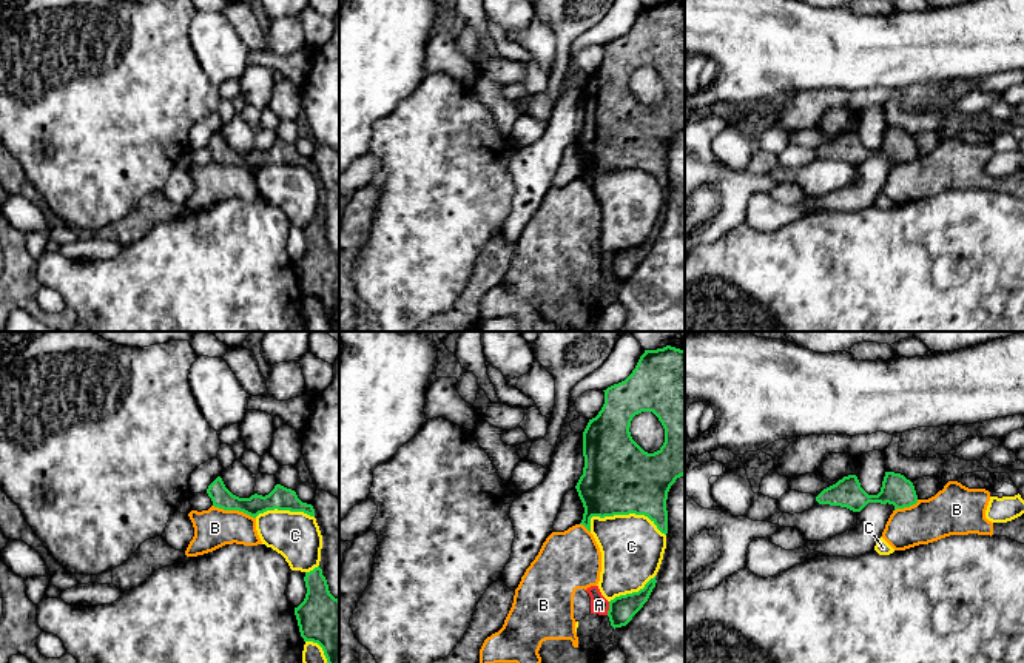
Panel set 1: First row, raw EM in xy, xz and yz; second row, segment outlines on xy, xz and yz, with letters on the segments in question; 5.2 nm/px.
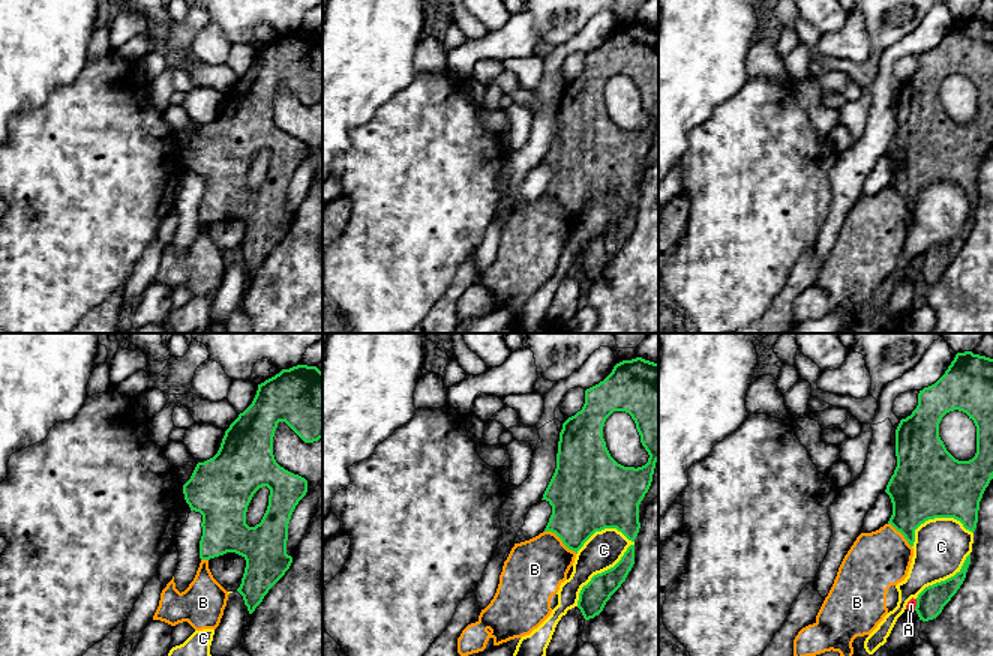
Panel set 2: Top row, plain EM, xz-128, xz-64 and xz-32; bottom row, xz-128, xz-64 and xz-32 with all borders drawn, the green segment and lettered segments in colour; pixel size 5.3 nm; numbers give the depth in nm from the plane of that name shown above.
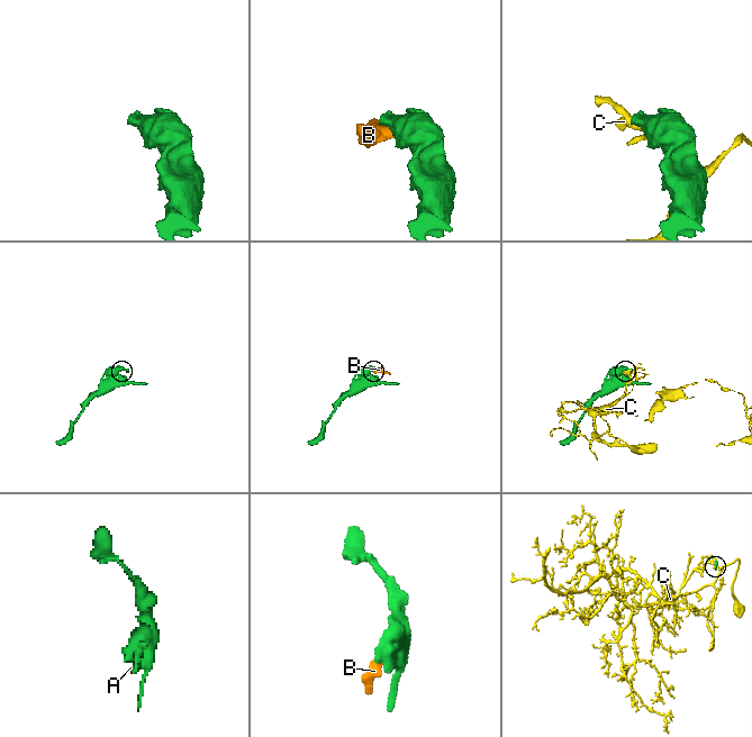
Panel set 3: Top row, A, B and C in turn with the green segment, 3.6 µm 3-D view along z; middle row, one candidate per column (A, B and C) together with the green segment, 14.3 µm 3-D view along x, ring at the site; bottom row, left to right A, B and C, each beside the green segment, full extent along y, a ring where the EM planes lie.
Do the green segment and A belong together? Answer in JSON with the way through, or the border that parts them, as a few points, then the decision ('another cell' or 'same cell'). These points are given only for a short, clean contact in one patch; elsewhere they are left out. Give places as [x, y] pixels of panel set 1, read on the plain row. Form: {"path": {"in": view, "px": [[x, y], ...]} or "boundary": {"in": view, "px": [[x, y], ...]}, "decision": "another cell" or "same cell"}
{"boundary": {"in": "xz", "px": [[609, 256], [606, 269]]}, "decision": "another cell"}

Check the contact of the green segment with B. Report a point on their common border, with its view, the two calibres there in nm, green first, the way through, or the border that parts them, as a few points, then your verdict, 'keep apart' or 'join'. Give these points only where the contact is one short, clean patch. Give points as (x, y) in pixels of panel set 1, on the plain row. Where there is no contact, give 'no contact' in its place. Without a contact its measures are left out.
xy (235, 164) | 120/200 nm | along xy (213, 159), (222, 164), (238, 164), (255, 173) | keep apart

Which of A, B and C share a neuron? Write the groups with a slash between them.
A B / C

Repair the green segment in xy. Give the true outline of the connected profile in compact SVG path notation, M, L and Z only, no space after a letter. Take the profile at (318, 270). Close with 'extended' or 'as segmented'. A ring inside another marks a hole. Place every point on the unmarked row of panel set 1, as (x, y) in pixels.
M319 220L305 227L304 236L305 253L295 262L301 291L322 302L330 330L339 332L339 254L330 248Z; as segmented

